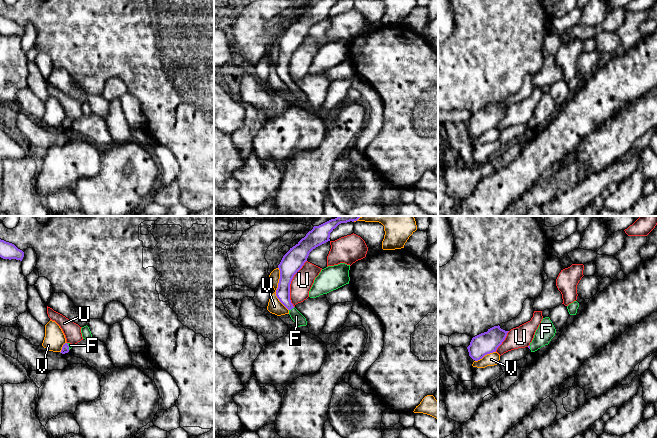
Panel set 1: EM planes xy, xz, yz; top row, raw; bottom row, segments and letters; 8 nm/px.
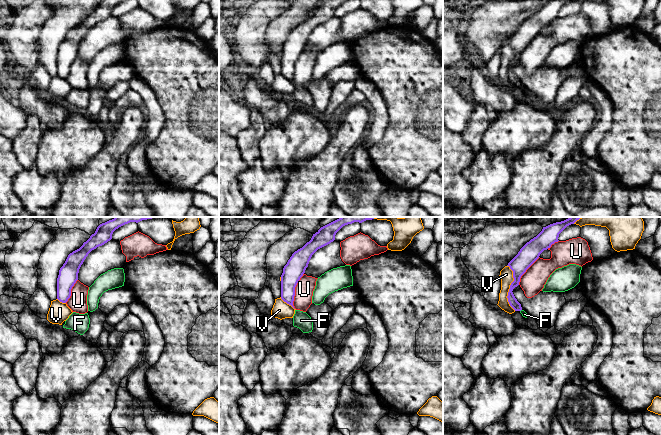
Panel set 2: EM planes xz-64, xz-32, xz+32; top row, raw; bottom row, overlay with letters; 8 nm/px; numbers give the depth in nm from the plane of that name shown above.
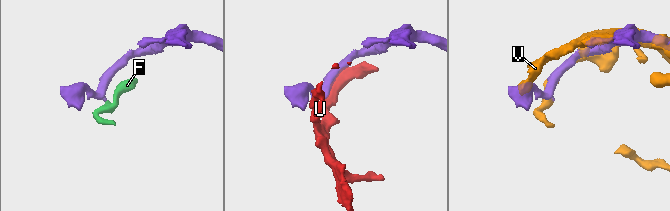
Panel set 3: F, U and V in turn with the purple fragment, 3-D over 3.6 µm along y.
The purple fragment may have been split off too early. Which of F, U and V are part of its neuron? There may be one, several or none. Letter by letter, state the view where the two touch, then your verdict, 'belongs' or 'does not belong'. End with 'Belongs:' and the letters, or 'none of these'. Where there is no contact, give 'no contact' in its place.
F: xz | belongs
U: xz | does not belong
V: xz | does not belong
Belongs: F

